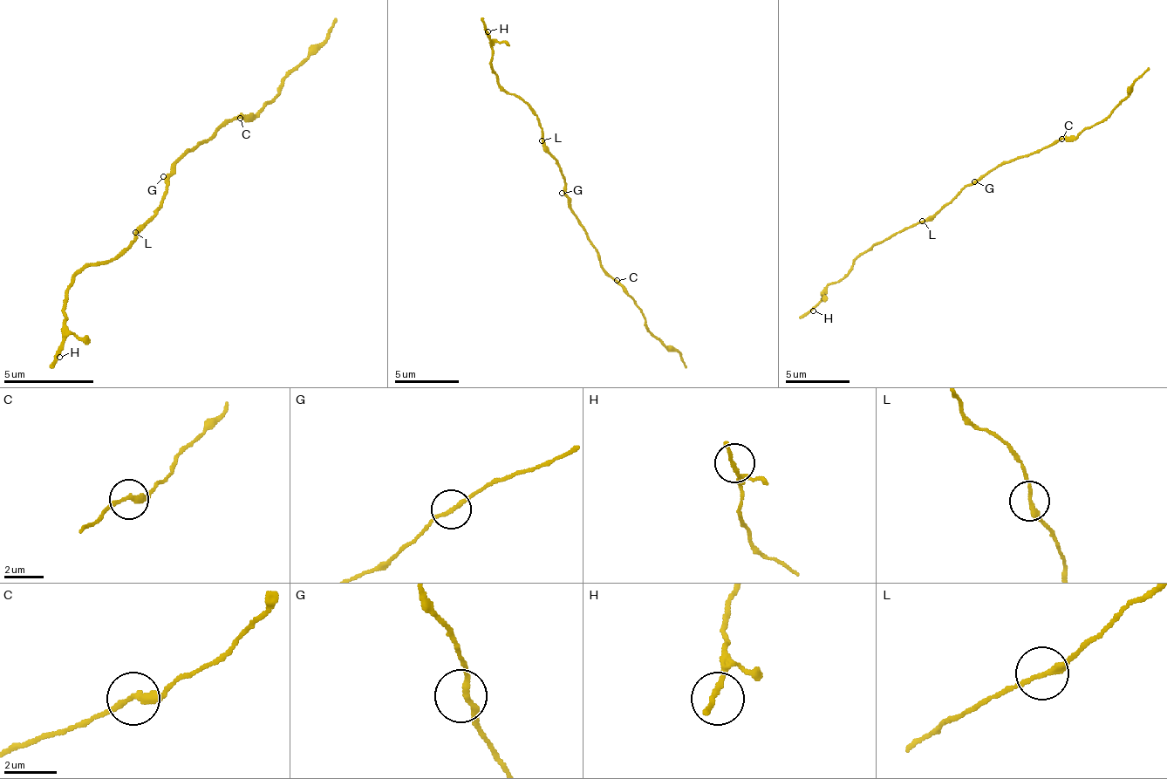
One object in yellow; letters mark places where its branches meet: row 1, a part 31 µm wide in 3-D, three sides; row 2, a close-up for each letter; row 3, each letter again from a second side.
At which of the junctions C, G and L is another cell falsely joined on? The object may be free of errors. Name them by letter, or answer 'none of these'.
L

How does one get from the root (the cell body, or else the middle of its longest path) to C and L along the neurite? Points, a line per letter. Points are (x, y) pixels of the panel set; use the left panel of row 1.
C: (167, 181), (172, 176), (172, 167), (194, 145), (199, 145), (213, 132), (240, 118)
L: (167, 181), (163, 203), (136, 230)

